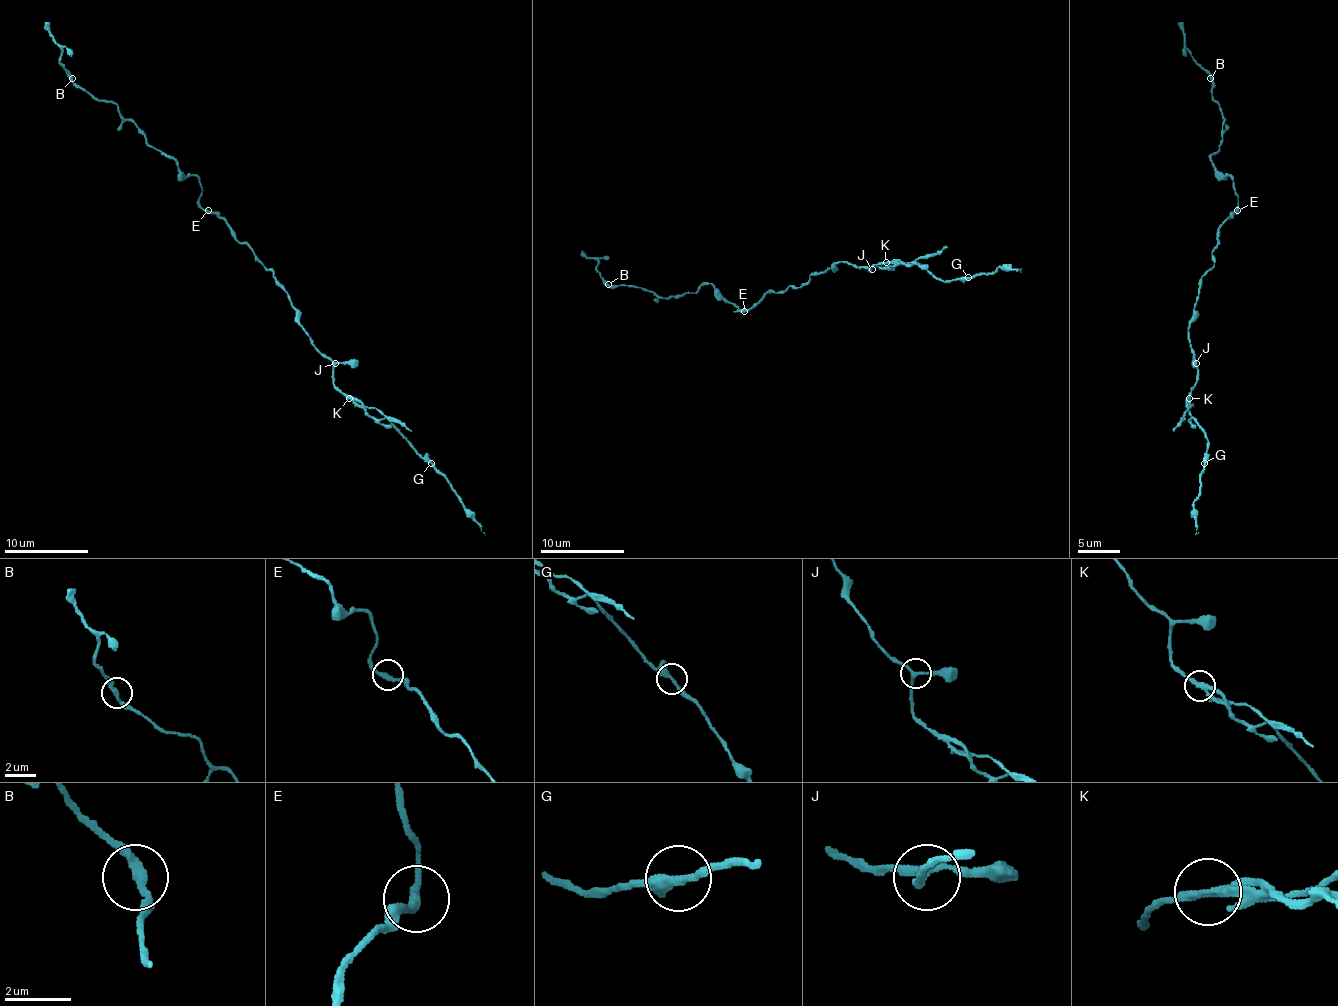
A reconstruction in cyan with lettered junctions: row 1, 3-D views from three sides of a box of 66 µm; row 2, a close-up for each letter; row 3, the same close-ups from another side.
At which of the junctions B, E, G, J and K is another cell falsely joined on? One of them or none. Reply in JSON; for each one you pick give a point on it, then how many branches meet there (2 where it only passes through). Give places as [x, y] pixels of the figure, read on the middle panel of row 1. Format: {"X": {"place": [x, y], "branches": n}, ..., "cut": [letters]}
{"K": {"place": [886, 262], "branches": 3}, "cut": ["K"]}

